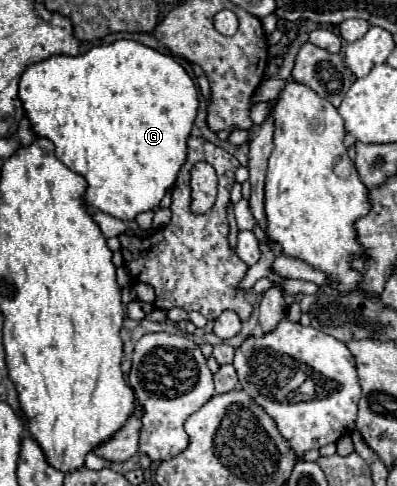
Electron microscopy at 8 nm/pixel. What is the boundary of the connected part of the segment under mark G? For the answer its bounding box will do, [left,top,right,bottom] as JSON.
[19,39,199,221]

